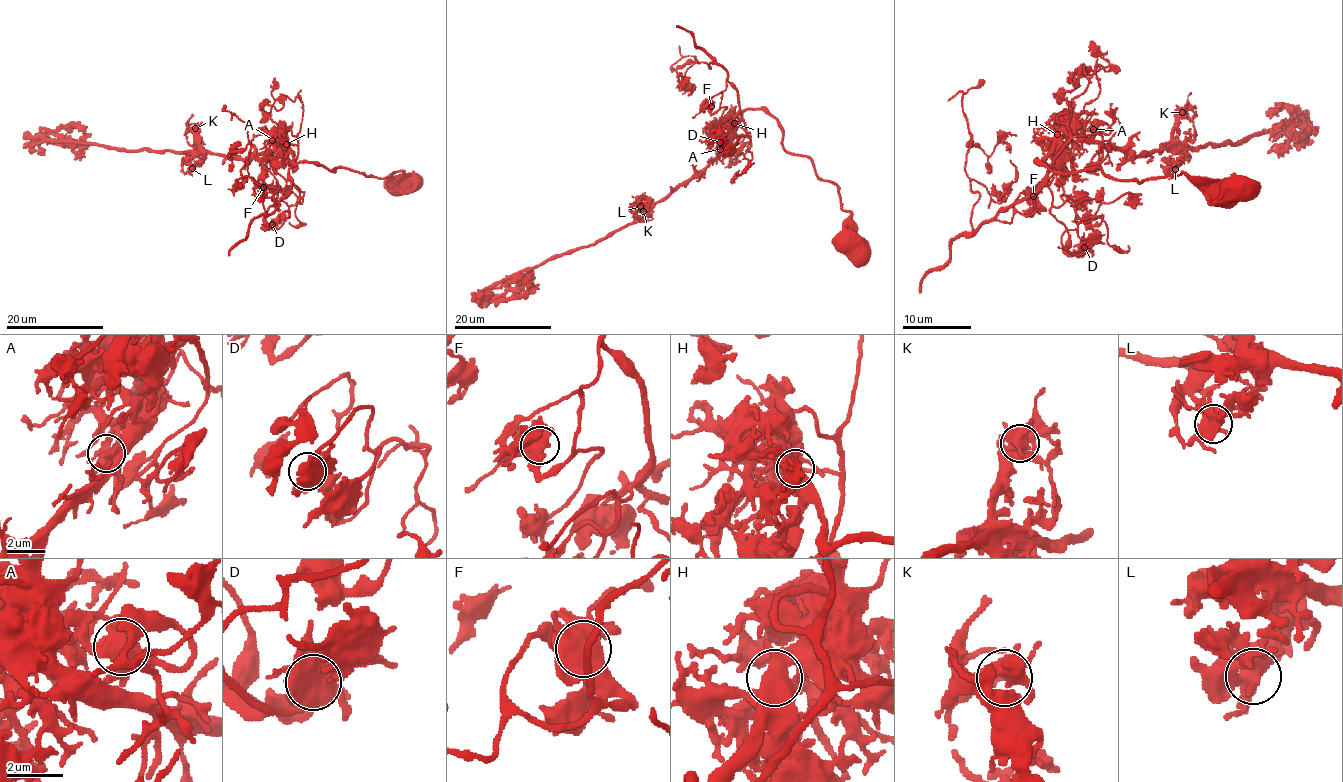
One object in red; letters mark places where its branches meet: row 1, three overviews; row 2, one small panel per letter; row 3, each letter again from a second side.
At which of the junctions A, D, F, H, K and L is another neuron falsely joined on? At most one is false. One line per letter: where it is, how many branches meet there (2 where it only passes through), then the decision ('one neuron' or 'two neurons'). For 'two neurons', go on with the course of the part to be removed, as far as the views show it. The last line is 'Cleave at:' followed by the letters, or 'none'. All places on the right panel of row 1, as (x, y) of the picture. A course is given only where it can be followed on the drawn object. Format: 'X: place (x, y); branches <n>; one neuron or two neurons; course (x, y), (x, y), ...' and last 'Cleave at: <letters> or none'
A: place (1093, 129); branches 7; two neurons; course (1093, 129), (1072, 138), (1029, 194), (973, 232), (980, 194), (966, 172), (969, 134), (990, 155), (1016, 136)
D: place (1084, 247); branches 4; one neuron
F: place (1033, 196); branches 4; one neuron
H: place (1057, 134); branches 5; one neuron
K: place (1182, 112); branches 4; one neuron
L: place (1175, 169); branches 4; one neuron
Cleave at: A

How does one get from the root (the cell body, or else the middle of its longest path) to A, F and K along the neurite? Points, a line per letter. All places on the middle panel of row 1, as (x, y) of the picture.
A: (859, 251), (838, 188), (816, 174), (809, 158), (785, 150), (773, 117), (746, 108), (721, 148)
F: (859, 251), (838, 188), (785, 150), (773, 117), (746, 108), (710, 125), (727, 108), (711, 106)
K: (859, 251), (838, 188), (809, 158), (785, 150), (781, 125), (761, 108), (746, 108), (729, 144), (643, 211)

